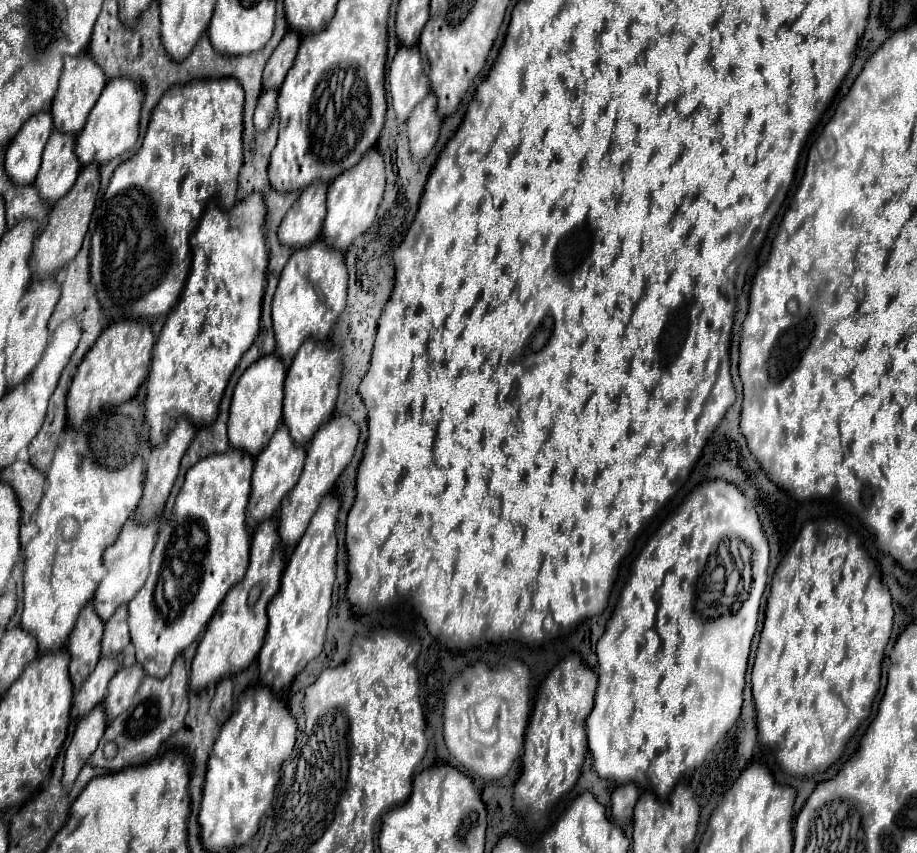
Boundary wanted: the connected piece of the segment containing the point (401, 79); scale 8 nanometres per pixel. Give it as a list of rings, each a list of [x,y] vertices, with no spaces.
[[[401,46],[389,66],[389,92],[399,122],[405,122],[413,110],[429,94],[429,78],[425,76],[417,46]]]

